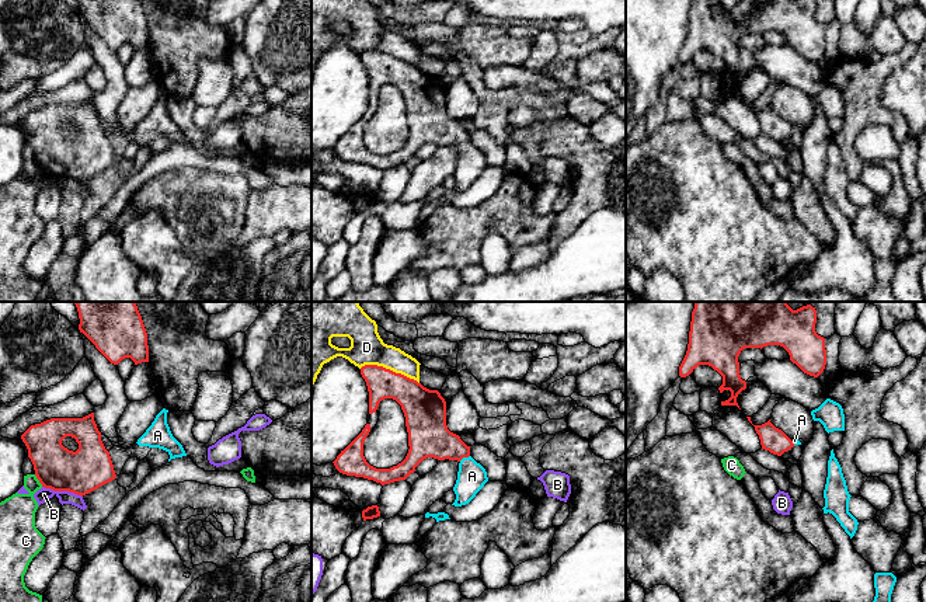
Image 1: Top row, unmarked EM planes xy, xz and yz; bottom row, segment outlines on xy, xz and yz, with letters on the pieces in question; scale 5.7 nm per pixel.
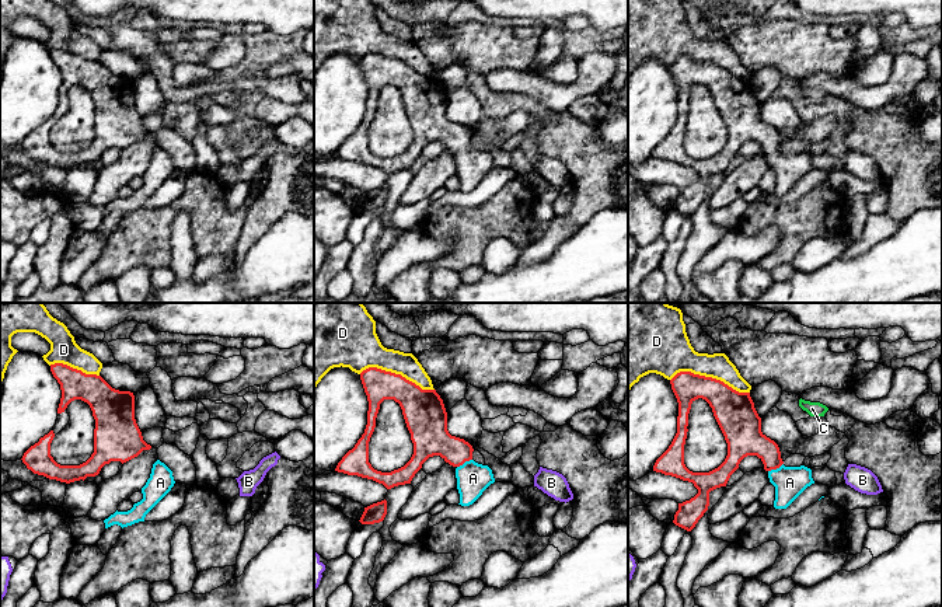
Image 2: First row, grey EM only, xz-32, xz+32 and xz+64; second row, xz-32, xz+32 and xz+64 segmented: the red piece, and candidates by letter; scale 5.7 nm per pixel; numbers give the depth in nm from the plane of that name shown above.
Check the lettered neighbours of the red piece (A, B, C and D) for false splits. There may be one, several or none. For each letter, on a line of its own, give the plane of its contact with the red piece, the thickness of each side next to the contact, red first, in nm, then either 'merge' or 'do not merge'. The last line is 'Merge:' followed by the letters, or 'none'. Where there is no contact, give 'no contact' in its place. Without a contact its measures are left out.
A: contact in xz; calibres 240 and 170 nm; merge
B: contact in xy; calibres 260 and 80 nm; do not merge
C: contact in xy; calibres 260 and 200 nm; do not merge
D: contact in xz; calibres 190 and 190 nm; do not merge
Merge: A

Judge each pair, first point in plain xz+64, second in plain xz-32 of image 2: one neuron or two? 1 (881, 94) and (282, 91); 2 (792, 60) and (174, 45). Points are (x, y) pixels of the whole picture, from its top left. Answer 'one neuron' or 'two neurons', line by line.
1: two neurons
2: one neuron

